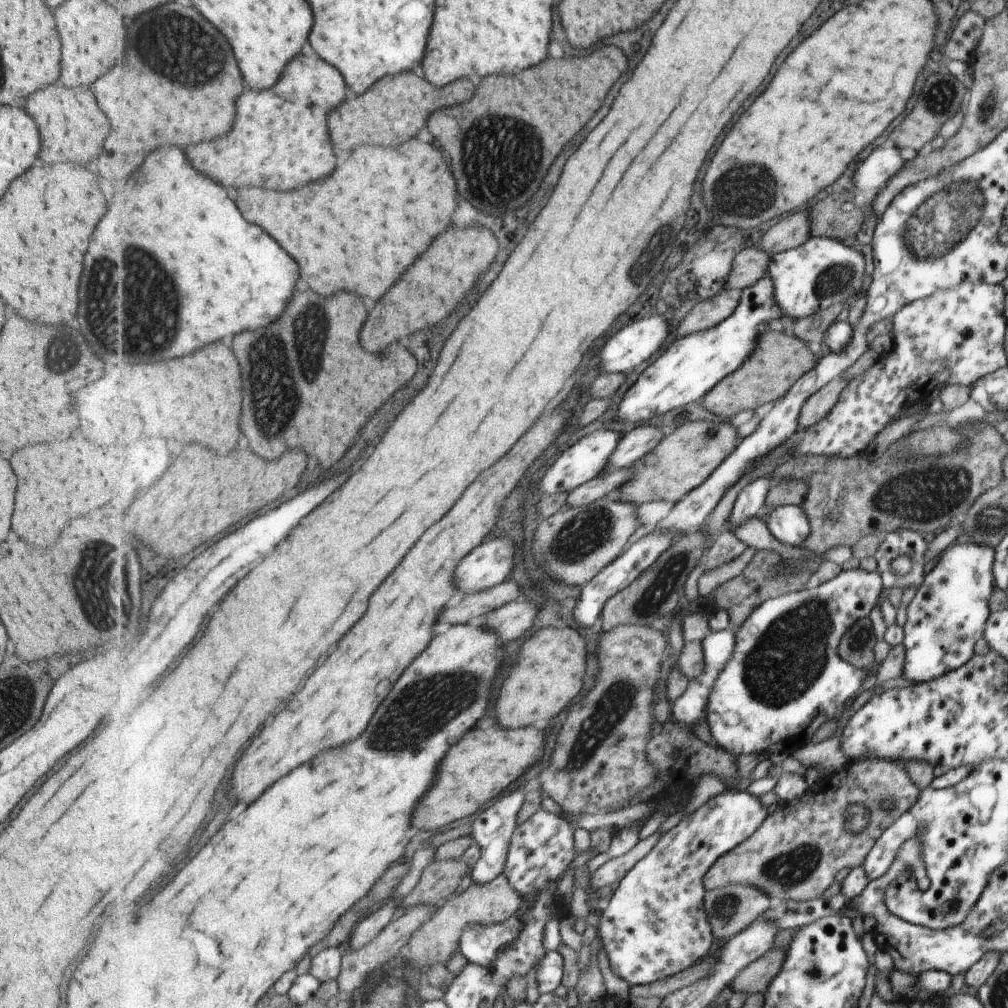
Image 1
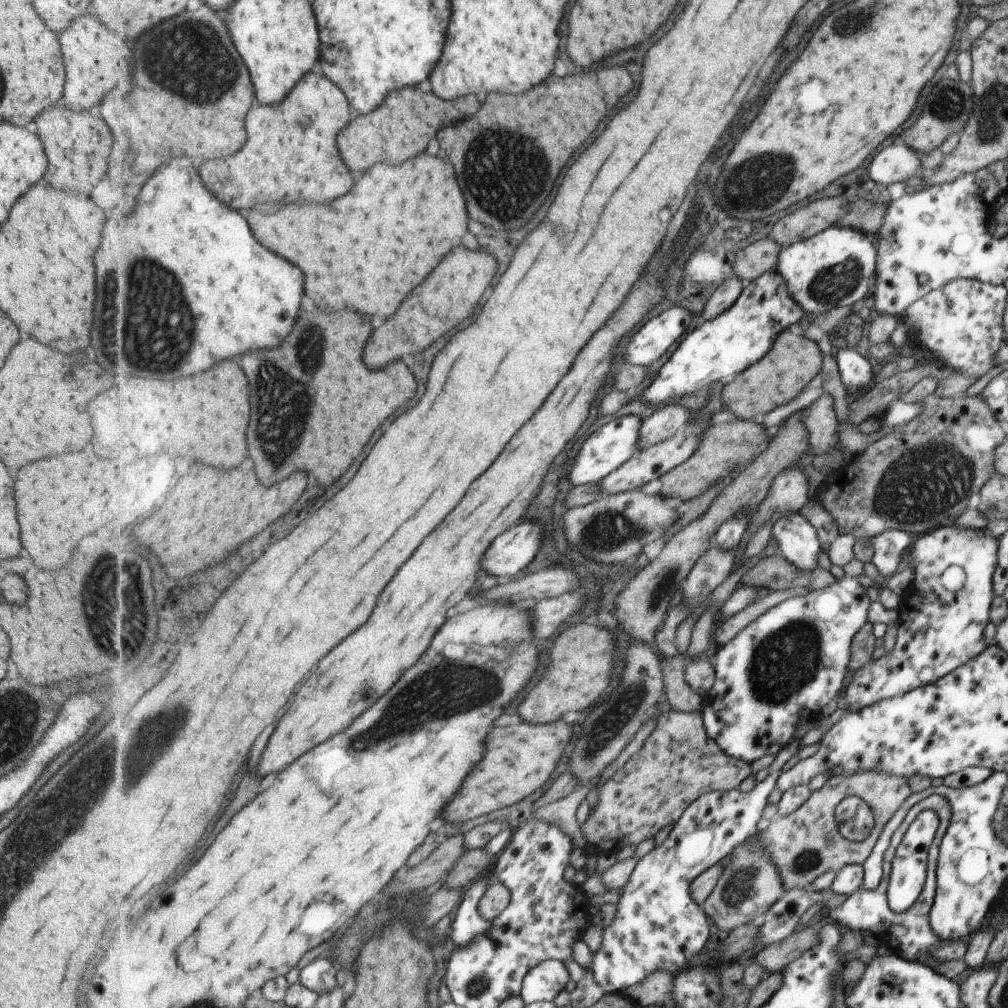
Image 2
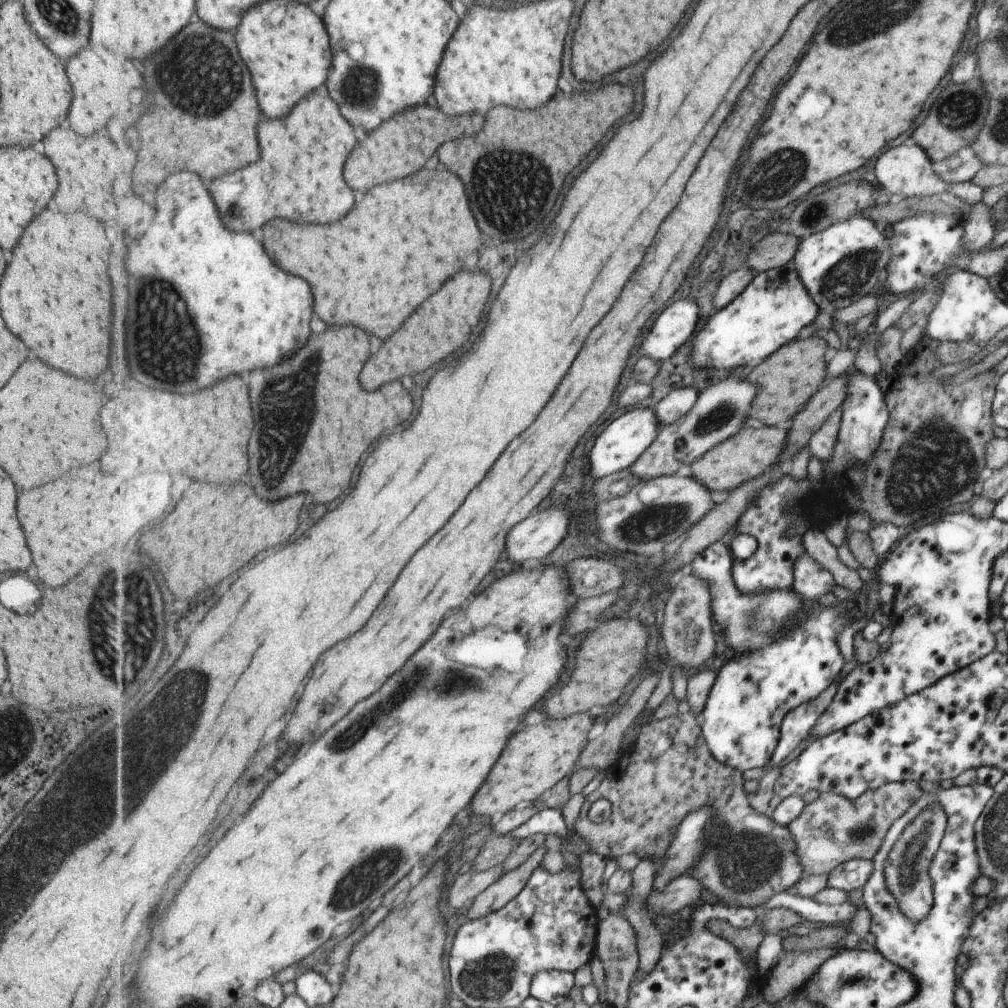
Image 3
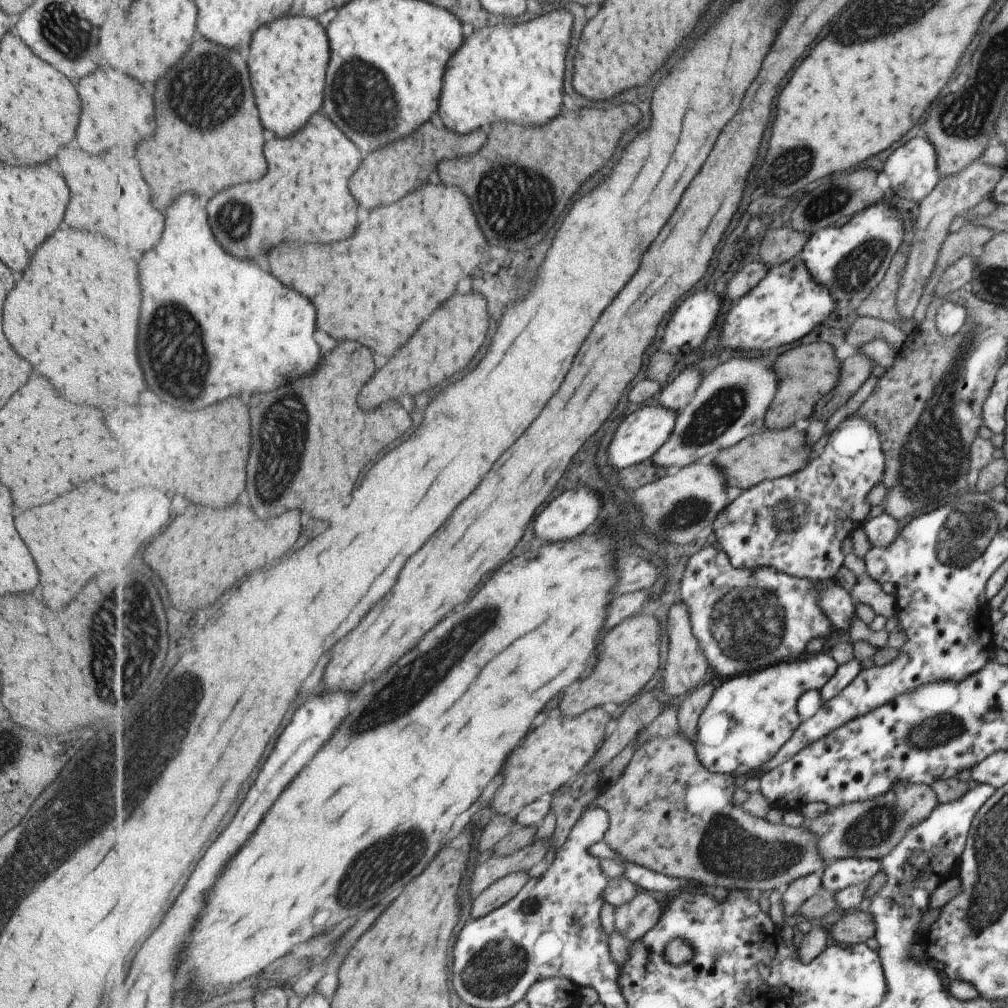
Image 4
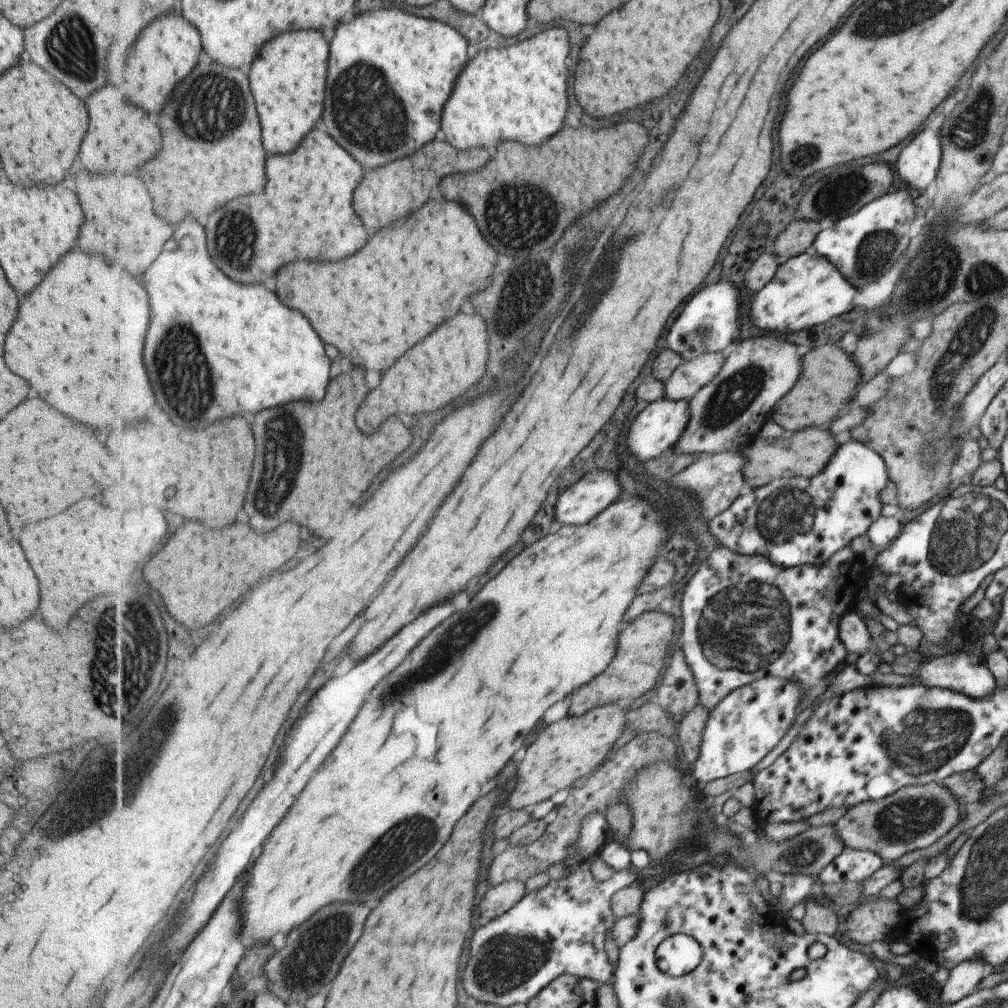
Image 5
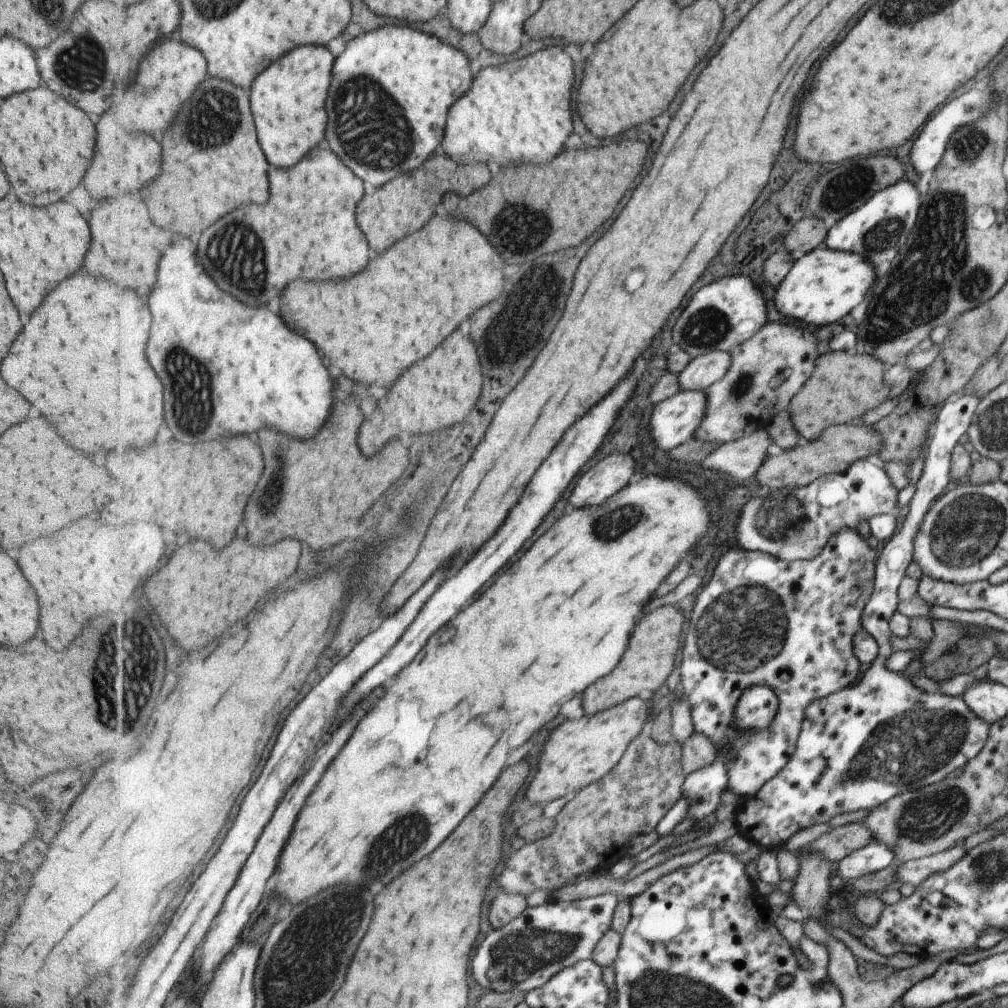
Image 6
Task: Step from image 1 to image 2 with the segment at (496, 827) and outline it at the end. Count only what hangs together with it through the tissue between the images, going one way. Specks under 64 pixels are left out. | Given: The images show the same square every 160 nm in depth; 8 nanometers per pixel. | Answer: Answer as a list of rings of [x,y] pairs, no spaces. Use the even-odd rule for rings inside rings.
[[[494,867],[485,873],[483,878],[479,878],[477,882],[471,884],[463,894],[464,900],[458,907],[456,918],[451,922],[451,931],[449,933],[456,947],[468,945],[471,941],[474,941],[477,935],[485,934],[487,931],[490,931],[491,923],[481,916],[478,906],[481,898],[483,898],[483,895],[488,889],[489,880],[487,880],[487,878],[492,875],[492,872],[495,872]]]

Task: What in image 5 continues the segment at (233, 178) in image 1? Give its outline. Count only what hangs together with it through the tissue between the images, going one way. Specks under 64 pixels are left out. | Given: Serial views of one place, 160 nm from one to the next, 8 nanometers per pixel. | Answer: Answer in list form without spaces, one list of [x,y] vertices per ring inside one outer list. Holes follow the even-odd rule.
[[[315,130],[301,144],[301,150],[289,156],[269,158],[267,176],[269,184],[263,194],[243,198],[247,208],[237,208],[237,200],[233,200],[231,204],[227,204],[227,208],[221,208],[209,218],[207,224],[207,236],[211,240],[209,248],[215,260],[219,260],[223,272],[227,272],[227,276],[239,280],[241,284],[265,284],[279,272],[279,268],[283,268],[287,262],[293,262],[295,246],[297,250],[307,252],[303,256],[311,258],[325,256],[325,260],[319,262],[337,262],[365,248],[365,244],[369,242],[369,234],[353,208],[353,194],[361,180],[365,178],[365,172],[361,164],[329,134]]]

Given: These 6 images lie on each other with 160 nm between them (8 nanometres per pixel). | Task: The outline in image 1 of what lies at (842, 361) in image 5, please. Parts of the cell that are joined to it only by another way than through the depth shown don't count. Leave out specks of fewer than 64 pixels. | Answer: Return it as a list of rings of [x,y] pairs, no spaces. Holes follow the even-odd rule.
[[[775,330],[759,336],[754,355],[742,368],[721,380],[702,400],[702,407],[721,417],[731,418],[741,410],[757,410],[759,406],[784,396],[794,384],[815,367],[815,358],[804,342]]]

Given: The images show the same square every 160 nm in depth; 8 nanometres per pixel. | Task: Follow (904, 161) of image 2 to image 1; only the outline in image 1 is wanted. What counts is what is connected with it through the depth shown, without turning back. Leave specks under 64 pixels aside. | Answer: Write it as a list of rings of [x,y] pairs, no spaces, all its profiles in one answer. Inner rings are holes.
[[[895,146],[875,148],[855,170],[853,187],[858,190],[881,189],[889,178],[902,171],[903,160]]]

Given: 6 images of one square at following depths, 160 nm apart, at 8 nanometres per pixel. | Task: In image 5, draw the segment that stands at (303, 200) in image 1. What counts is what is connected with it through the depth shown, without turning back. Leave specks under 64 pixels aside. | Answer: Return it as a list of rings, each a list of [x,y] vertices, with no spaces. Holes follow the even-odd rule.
[[[430,200],[429,204],[405,220],[399,230],[379,232],[363,252],[341,260],[339,264],[315,264],[295,262],[293,270],[279,272],[277,290],[291,308],[307,312],[311,324],[321,334],[325,344],[339,348],[355,366],[365,370],[385,372],[417,342],[425,340],[443,322],[461,312],[463,298],[469,298],[491,286],[495,266],[499,264],[499,252],[485,240],[478,221],[459,201]]]

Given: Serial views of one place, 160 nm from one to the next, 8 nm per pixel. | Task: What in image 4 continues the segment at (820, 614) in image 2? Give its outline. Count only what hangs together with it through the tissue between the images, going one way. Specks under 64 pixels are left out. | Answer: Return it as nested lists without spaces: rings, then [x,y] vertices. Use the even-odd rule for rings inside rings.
[[[807,653],[803,658],[780,662],[775,666],[755,671],[753,674],[742,674],[718,683],[698,724],[694,745],[697,748],[699,760],[709,772],[734,776],[744,775],[750,770],[763,766],[779,752],[781,745],[791,738],[791,734],[801,723],[795,710],[797,699],[805,691],[818,691],[825,686],[833,678],[835,670],[838,668],[835,668],[835,662],[827,654],[810,656]]]

